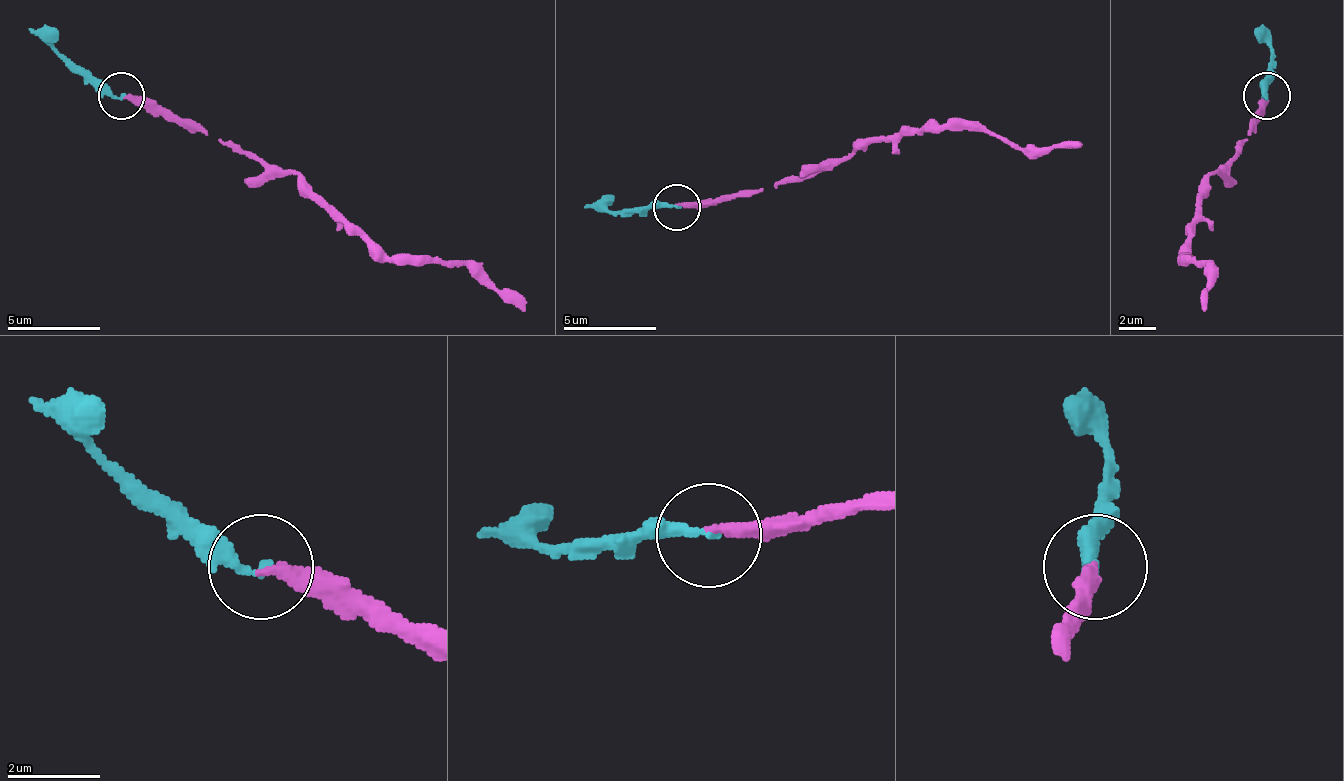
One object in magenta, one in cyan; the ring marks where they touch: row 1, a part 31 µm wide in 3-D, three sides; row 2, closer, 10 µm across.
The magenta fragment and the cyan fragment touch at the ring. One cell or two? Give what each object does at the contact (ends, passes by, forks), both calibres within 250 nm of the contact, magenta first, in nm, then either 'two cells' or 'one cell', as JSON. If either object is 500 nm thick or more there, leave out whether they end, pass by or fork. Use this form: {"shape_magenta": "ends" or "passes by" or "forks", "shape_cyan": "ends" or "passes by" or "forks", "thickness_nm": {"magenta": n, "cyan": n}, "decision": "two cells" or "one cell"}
{"shape_magenta": "ends", "shape_cyan": "ends", "thickness_nm": {"magenta": 280, "cyan": 200}, "decision": "one cell"}

